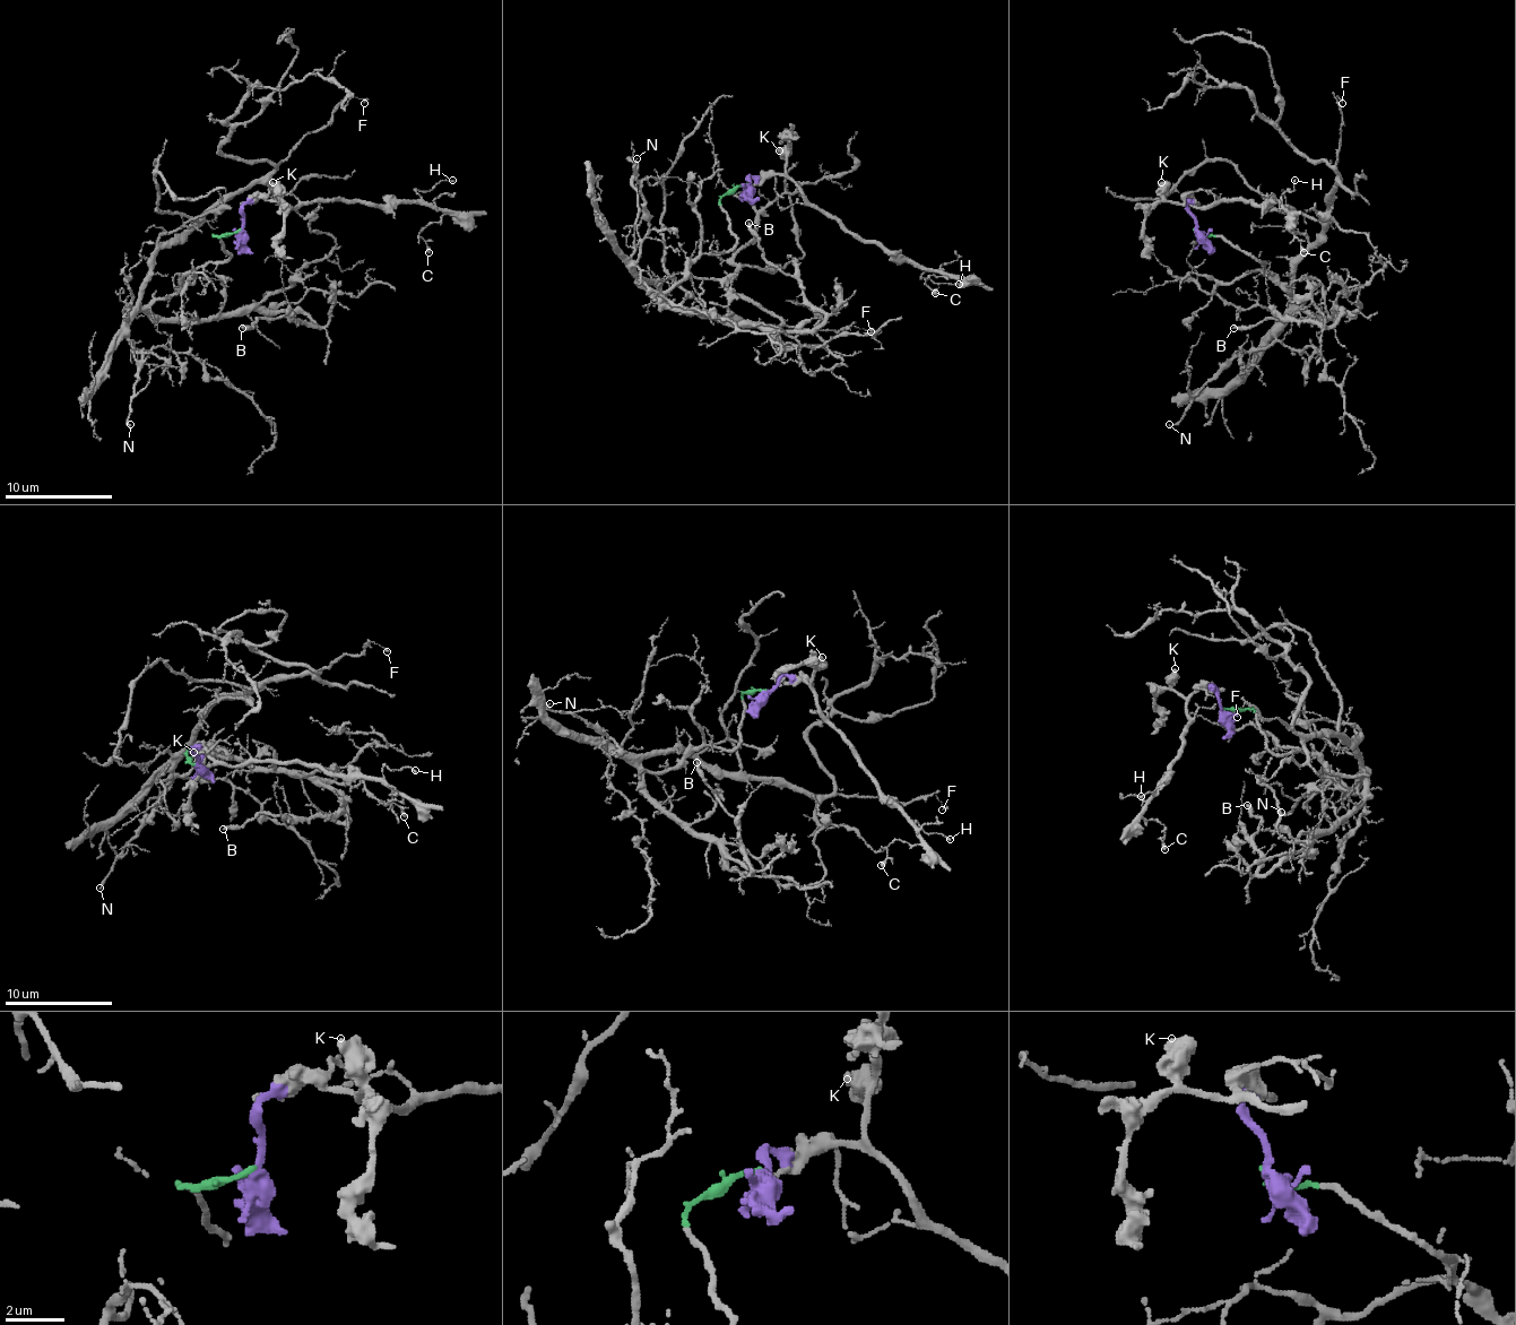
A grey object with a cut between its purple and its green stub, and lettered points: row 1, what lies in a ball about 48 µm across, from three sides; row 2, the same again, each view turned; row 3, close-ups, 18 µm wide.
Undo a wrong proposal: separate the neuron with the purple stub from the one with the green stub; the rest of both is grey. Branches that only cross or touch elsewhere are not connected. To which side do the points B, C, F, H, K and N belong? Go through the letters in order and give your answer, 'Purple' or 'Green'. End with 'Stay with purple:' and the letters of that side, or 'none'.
B: Green
C: Purple
F: Green
H: Purple
K: Purple
N: Green
Stay with purple: C, H, K

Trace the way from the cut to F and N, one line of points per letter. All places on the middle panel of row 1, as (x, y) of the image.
F: (745, 184), (720, 198), (737, 243), (702, 254), (665, 292), (646, 284), (685, 308), (769, 327), (871, 332)
N: (745, 184), (720, 198), (737, 243), (702, 254), (665, 292), (653, 292), (634, 273), (648, 225), (638, 157)

